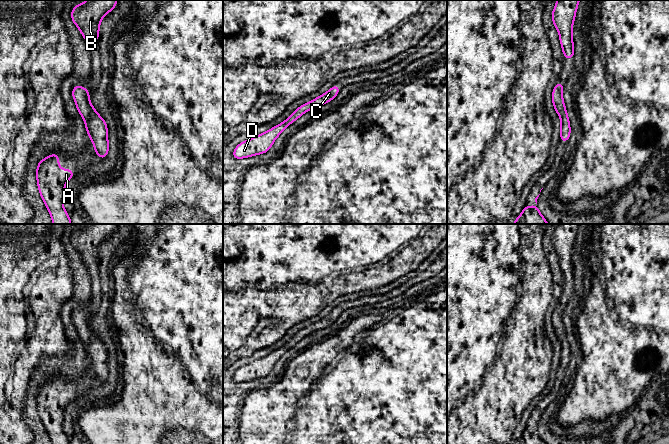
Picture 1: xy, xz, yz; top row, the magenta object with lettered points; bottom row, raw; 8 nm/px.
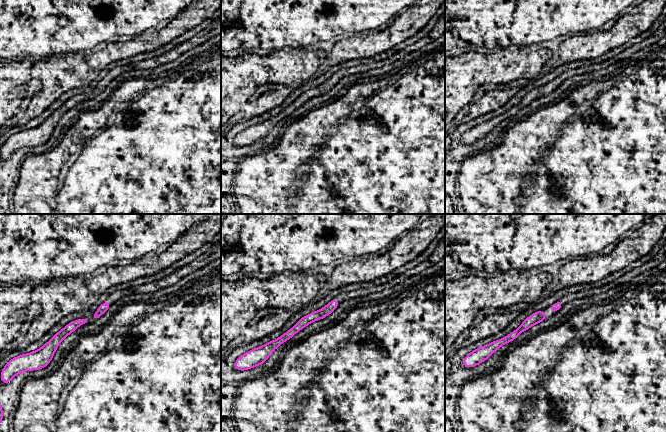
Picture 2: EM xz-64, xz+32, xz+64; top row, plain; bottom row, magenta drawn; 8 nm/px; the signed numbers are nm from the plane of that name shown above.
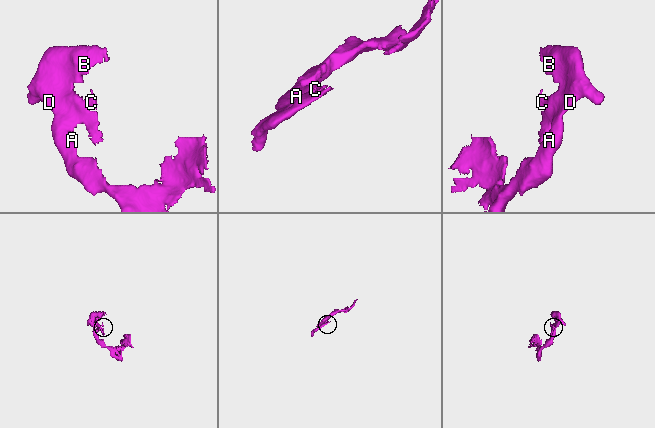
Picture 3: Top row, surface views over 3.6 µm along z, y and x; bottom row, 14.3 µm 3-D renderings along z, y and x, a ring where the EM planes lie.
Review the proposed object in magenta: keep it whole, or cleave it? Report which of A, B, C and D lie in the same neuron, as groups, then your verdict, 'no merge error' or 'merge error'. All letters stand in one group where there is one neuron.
A B C D; no merge error

